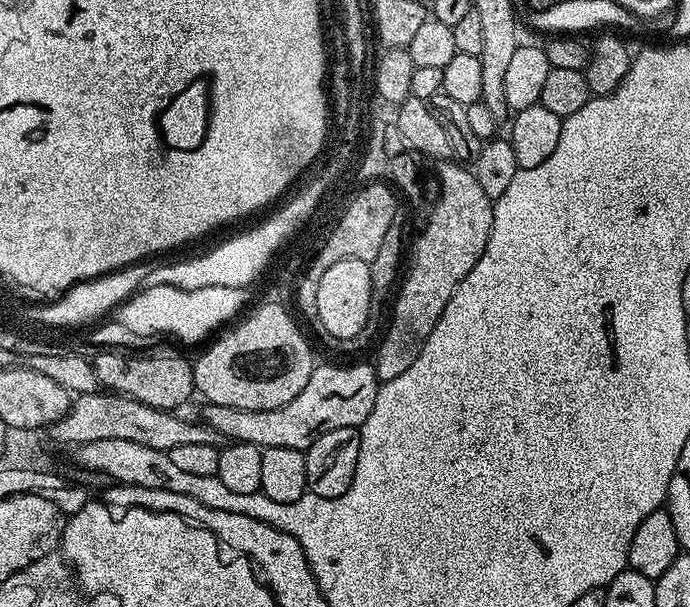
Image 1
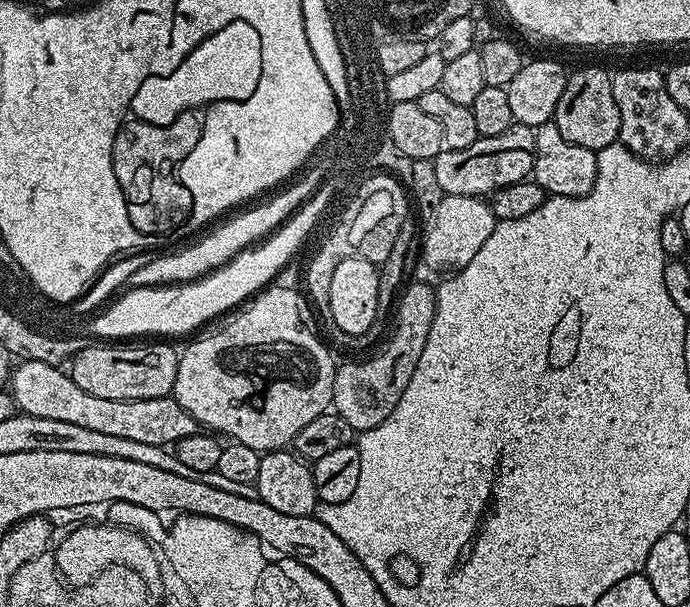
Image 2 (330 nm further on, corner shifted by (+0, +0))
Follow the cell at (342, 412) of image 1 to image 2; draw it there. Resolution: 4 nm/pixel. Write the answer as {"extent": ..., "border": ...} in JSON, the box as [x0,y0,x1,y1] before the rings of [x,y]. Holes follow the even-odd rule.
{"extent":[10,360,198,448],"border":[[[26,360],[17,363],[10,373],[10,391],[12,401],[25,416],[54,418],[54,422],[86,426],[86,430],[110,434],[115,440],[146,442],[146,446],[168,448],[198,431],[196,419],[186,414],[186,410],[182,410],[172,396],[141,400],[97,398],[95,394],[86,394],[86,390],[81,390],[78,382],[74,382],[63,367],[46,362]]]}

